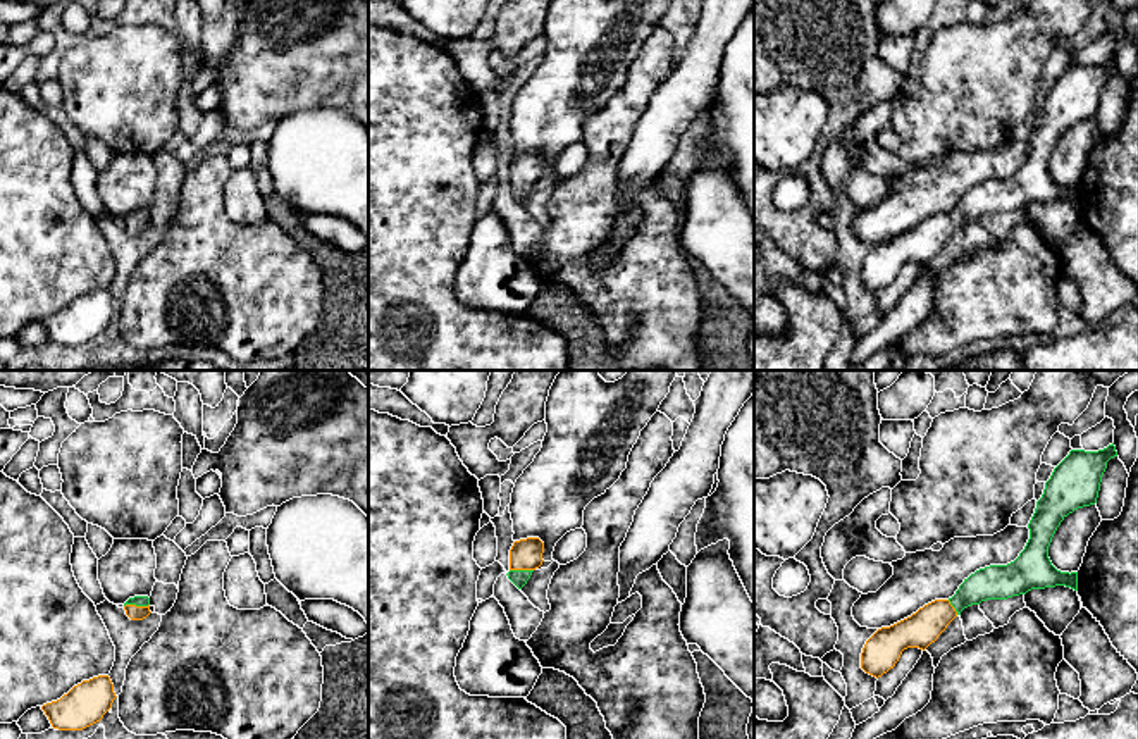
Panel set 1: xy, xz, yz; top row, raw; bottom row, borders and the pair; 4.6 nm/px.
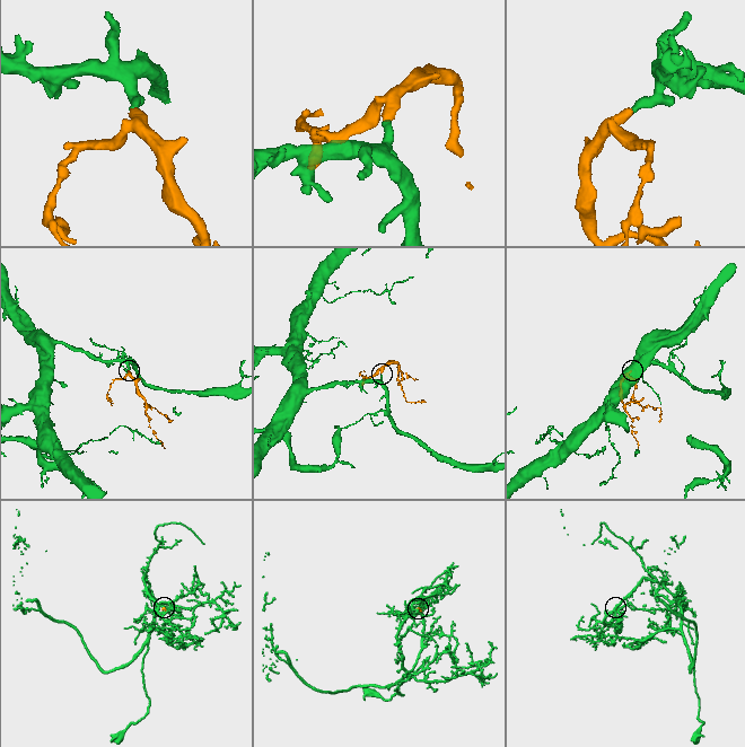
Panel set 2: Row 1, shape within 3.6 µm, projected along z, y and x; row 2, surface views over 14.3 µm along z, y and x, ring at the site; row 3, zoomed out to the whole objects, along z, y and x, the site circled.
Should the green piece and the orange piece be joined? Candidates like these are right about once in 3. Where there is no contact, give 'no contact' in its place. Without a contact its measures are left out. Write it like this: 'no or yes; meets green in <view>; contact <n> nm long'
yes; meets green in xy; contact 120 nm long

